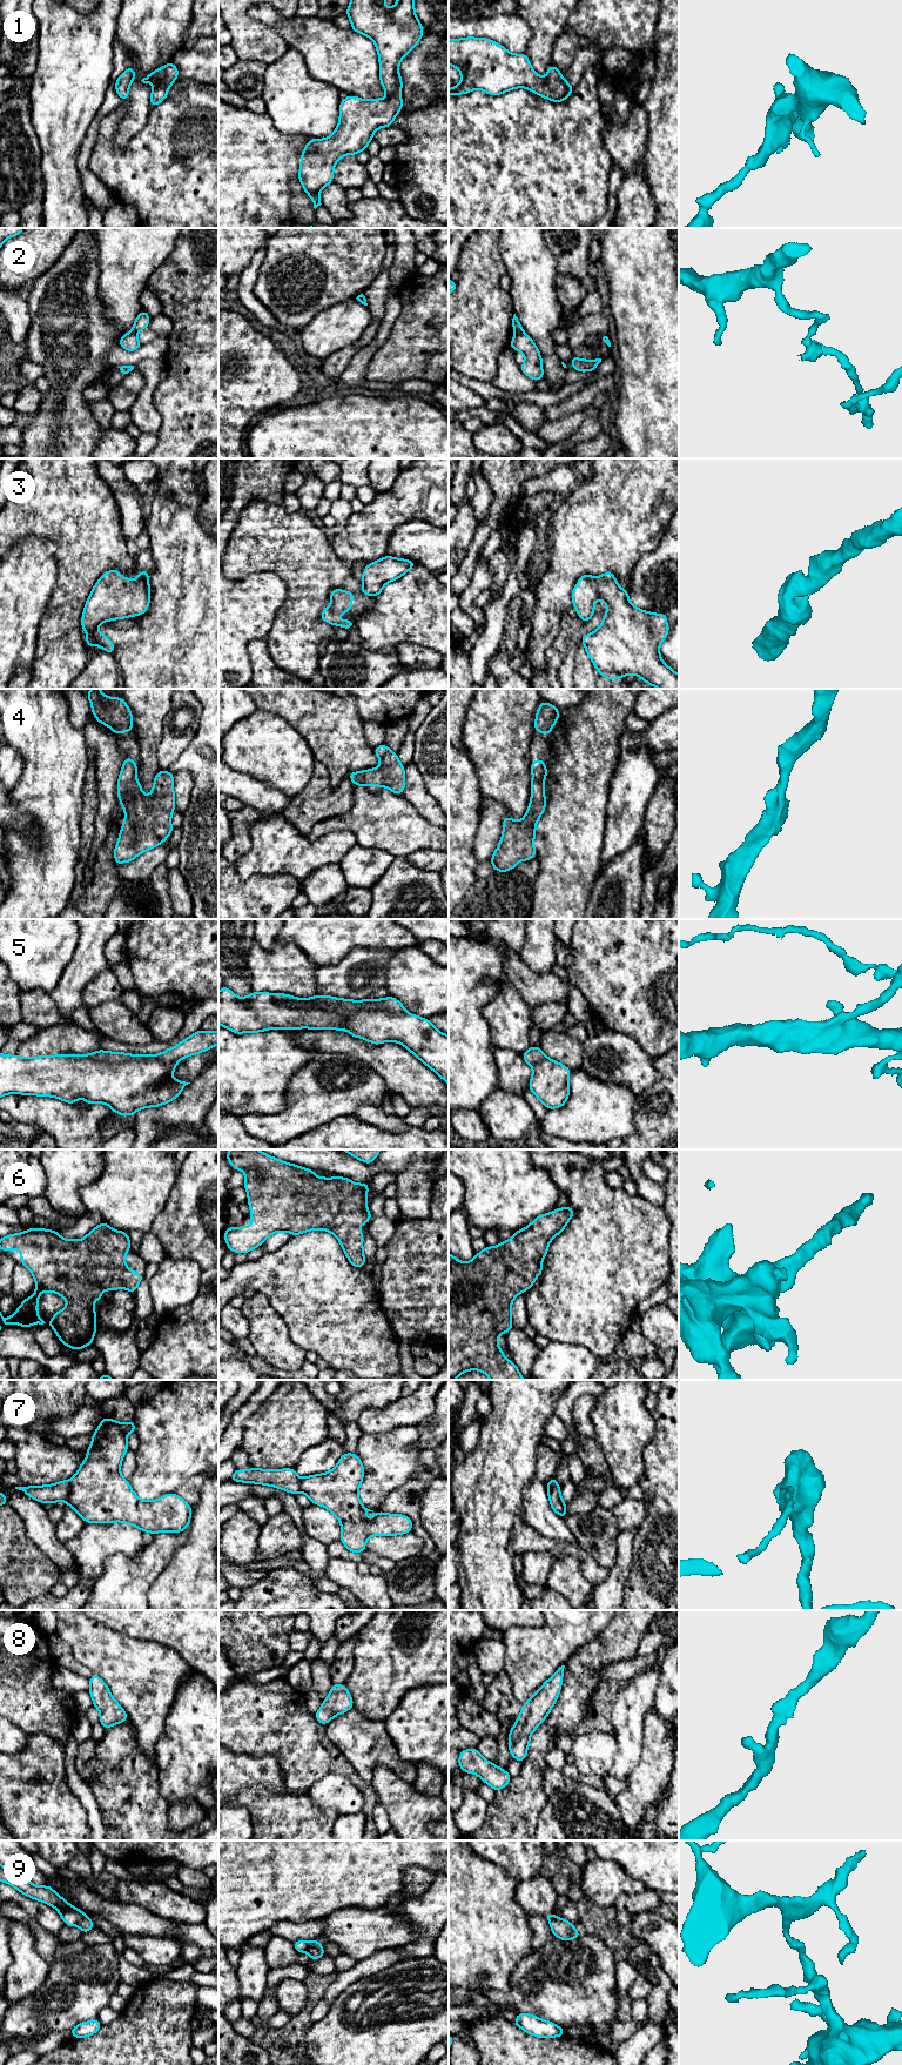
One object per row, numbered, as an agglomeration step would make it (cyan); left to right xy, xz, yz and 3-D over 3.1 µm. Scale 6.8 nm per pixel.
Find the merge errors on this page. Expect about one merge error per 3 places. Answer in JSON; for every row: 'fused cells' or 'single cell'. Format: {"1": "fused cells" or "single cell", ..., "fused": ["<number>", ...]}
{"1": "single cell", "2": "fused cells", "3": "single cell", "4": "single cell", "5": "fused cells", "6": "single cell", "7": "fused cells", "8": "single cell", "9": "fused cells", "fused": ["2", "5", "7", "9"]}

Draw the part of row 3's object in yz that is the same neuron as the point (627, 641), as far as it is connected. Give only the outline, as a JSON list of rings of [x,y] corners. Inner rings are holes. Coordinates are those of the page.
[[[611,571],[599,577],[583,575],[571,594],[573,608],[584,623],[594,615],[598,598],[607,605],[600,626],[592,633],[581,637],[587,656],[599,673],[606,679],[619,679],[628,673],[635,675],[659,689],[679,689],[679,673],[673,671],[660,656],[660,644],[667,637],[669,626],[665,614],[653,614],[633,606],[627,590],[618,585]]]

